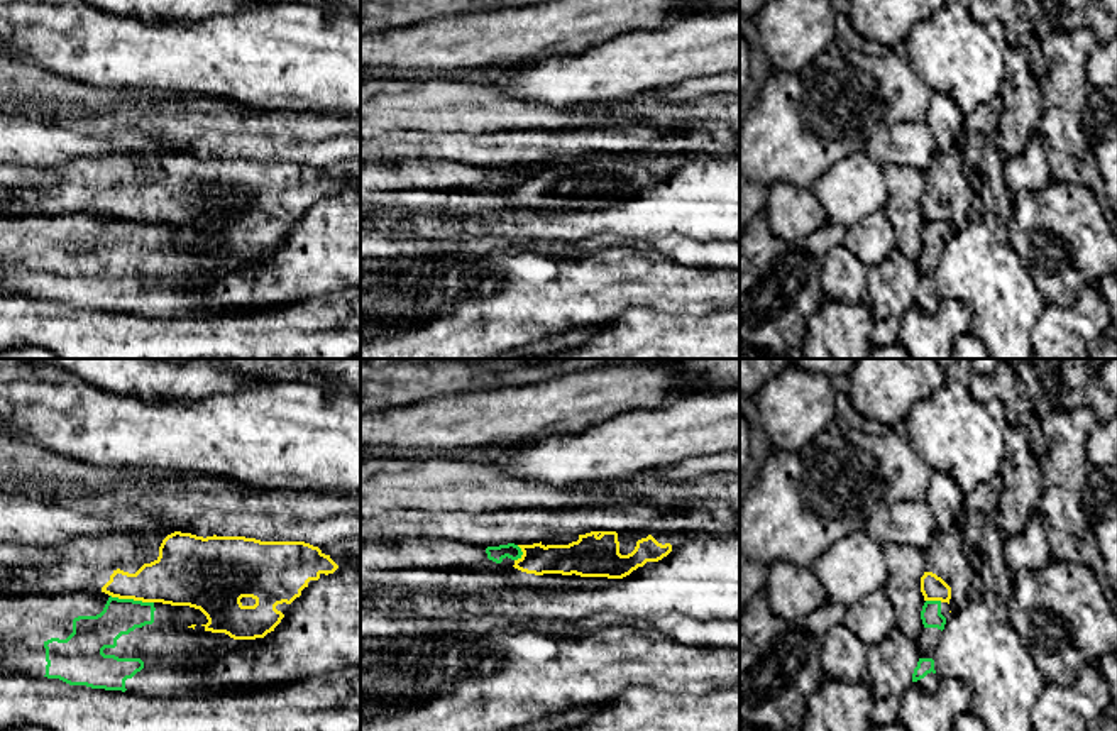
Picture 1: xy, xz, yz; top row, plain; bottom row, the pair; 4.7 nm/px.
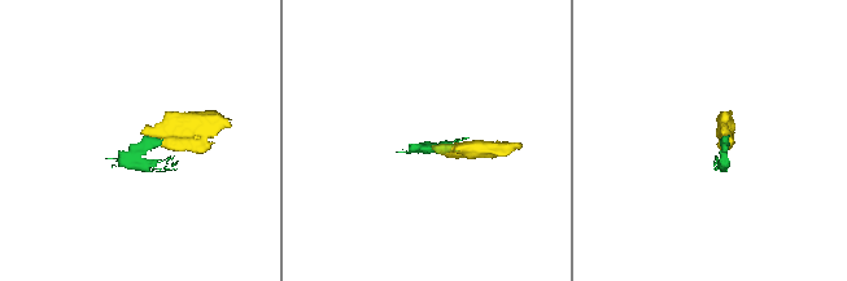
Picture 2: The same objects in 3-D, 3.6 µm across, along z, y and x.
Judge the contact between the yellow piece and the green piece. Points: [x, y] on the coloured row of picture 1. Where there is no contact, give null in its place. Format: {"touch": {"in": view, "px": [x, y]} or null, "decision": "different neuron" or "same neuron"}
{"touch": {"in": "xy", "px": [132, 598]}, "decision": "different neuron"}

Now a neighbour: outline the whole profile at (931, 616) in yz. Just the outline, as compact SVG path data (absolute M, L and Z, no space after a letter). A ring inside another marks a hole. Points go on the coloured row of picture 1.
M926 601L921 611L924 629L916 640L919 662L912 673L912 682L919 684L924 692L933 694L938 690L939 679L934 670L933 655L943 635L949 604L941 601Z

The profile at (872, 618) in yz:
M877 589L846 607L843 624L855 631L867 646L875 643L887 646L889 633L895 626L895 614L885 591Z

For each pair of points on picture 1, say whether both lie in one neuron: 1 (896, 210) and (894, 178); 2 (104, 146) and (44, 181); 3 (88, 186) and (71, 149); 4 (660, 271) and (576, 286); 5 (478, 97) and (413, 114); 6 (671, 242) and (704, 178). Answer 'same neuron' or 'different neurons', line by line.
1: same neuron
2: different neurons
3: different neurons
4: same neuron
5: same neuron
6: different neurons

